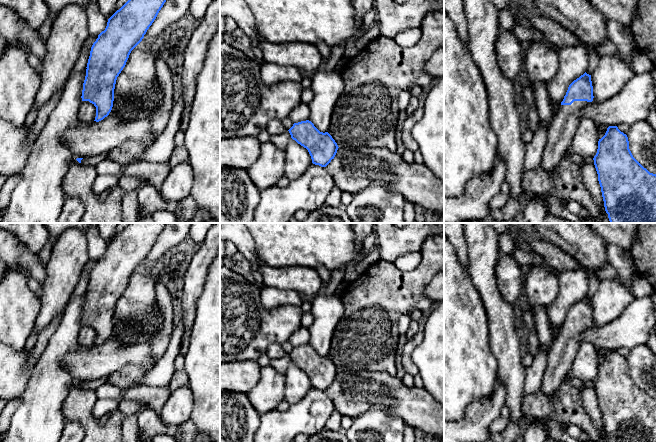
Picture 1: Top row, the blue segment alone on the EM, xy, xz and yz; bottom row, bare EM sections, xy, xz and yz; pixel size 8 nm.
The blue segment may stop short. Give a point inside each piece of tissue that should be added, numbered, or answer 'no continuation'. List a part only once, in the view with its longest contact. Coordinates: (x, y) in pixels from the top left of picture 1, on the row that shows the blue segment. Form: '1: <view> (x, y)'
1: yz (560, 134)

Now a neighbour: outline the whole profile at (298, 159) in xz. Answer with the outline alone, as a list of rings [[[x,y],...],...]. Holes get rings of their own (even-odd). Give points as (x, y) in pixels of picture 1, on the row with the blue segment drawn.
[[[290,139],[286,147],[285,176],[291,180],[300,178],[307,168],[312,164],[311,156],[306,148]]]

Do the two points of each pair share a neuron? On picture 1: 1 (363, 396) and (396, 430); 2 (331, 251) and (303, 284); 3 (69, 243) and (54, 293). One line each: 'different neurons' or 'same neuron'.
1: different neurons
2: different neurons
3: same neuron

